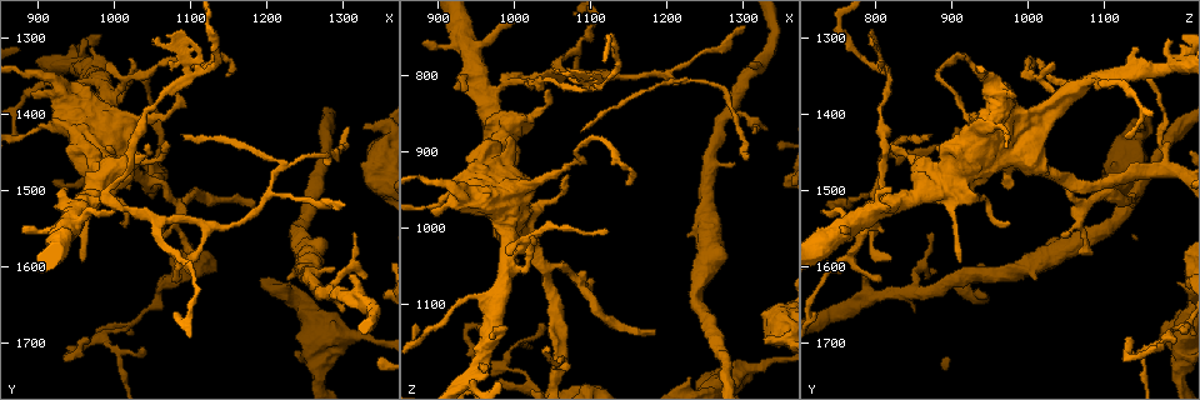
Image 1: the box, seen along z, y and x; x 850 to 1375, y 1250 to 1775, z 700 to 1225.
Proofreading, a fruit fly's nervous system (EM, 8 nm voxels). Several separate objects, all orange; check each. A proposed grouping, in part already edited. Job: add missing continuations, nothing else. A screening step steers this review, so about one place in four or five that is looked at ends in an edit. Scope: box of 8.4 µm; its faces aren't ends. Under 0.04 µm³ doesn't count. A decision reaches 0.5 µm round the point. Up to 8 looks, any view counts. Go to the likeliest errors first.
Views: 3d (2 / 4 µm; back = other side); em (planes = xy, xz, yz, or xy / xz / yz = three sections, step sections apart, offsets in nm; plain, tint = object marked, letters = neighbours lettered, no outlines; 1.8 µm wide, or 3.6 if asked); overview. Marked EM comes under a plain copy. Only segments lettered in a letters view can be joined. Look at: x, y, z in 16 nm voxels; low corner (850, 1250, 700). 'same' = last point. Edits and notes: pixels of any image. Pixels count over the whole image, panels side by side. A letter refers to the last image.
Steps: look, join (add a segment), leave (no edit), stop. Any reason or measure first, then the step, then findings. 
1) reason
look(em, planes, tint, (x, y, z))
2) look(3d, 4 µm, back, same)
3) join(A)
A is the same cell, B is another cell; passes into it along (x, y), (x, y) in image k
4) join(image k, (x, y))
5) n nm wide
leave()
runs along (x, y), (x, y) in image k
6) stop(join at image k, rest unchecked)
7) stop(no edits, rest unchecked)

stops while still wide
look(em, planes, letters, (1330, 1420, 1150))

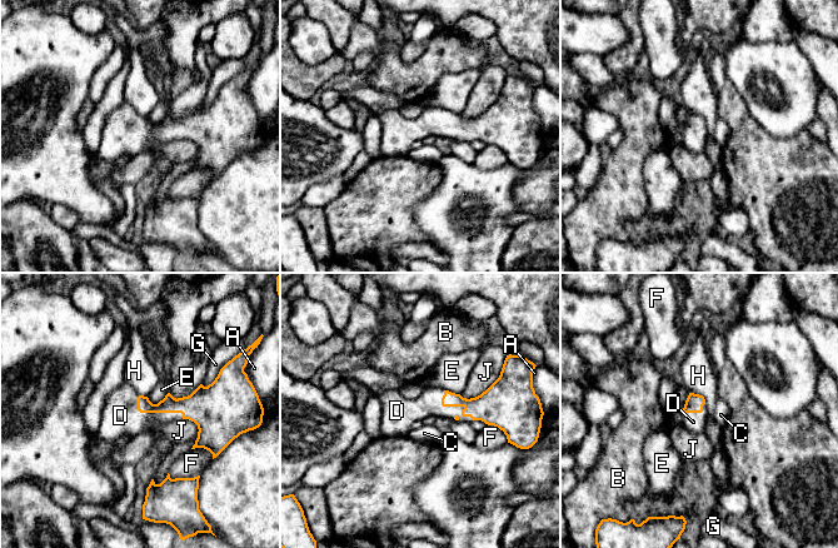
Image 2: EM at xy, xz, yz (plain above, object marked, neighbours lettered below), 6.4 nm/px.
join(D)
D is the same cell, A, B, C, E, F, G, H and J are other cells; passes into it along (193, 407), (155, 412), (120, 416) in image 2; the cell continues

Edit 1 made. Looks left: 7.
look(overview)

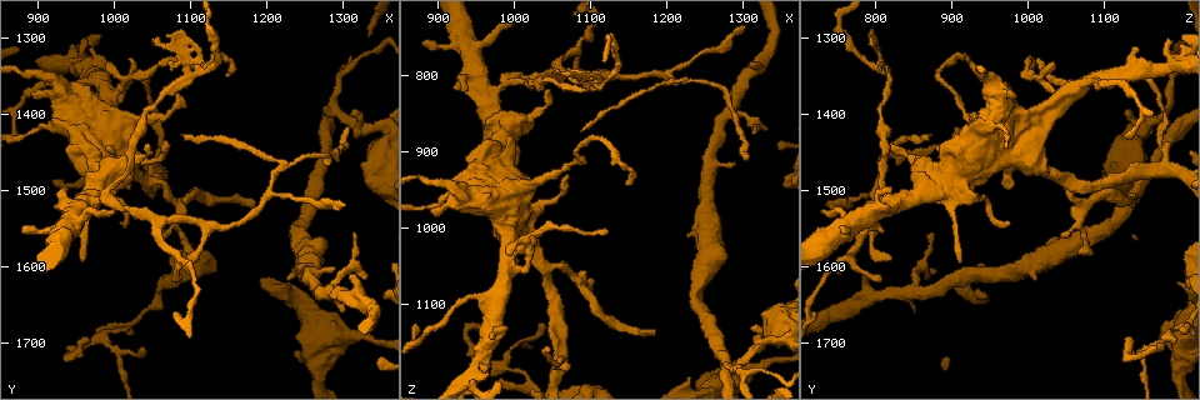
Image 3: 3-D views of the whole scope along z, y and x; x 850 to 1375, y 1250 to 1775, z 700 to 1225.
calibre changes
look(em, xy, step 8, tint, (990, 1410, 985))

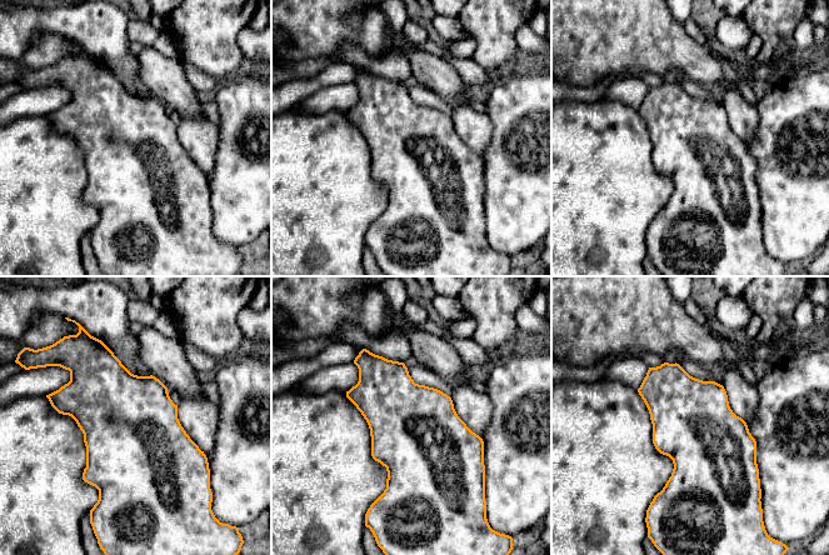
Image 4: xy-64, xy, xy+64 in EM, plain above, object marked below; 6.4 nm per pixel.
look(em, planes, letters, same)

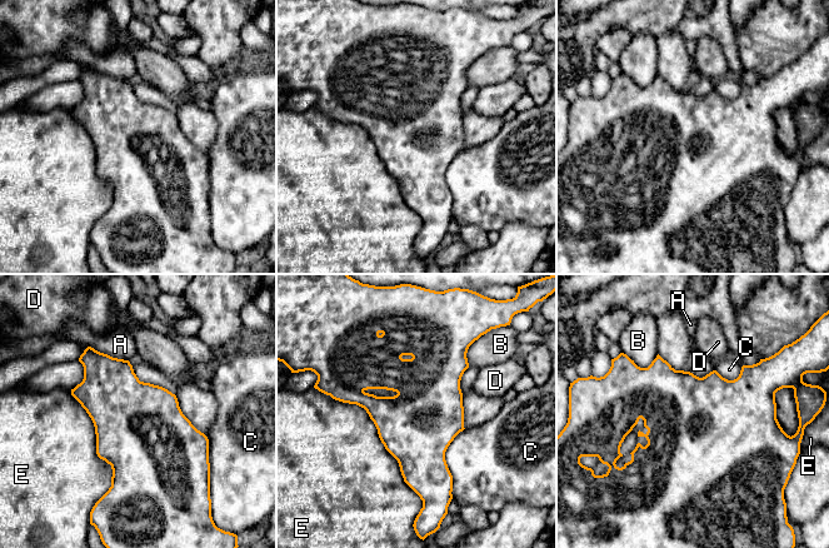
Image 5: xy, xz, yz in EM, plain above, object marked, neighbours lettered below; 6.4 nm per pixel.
leave()
A, B, C, D and E are other cells; border along (331, 397), (365, 410), (423, 501) in image 5; no lettered segment goes on from it

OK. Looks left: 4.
an open end
look(3d, 4 µm, (1185, 1515, 1135))

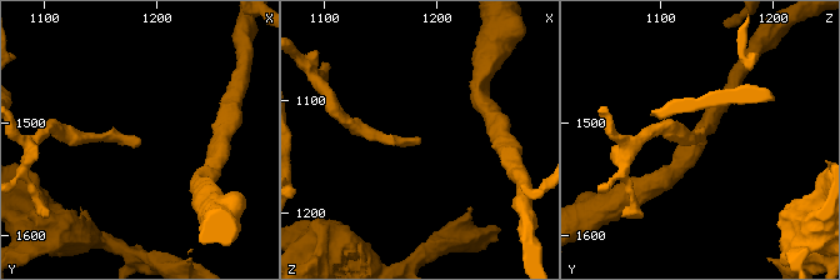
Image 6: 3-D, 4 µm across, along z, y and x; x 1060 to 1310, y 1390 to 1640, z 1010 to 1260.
now the EM
look(em, planes, letters, (1184, 1518, 1136))

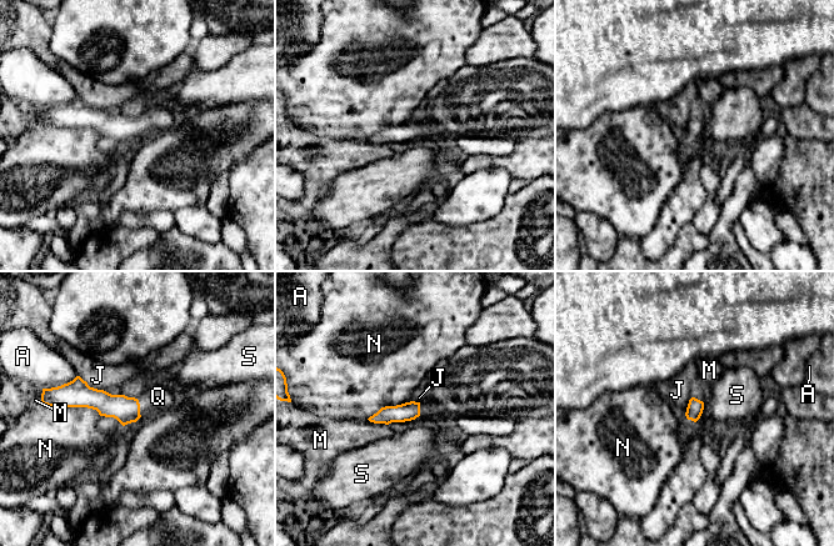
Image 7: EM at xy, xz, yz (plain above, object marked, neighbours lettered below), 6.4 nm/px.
join(Q)
Q is the same cell, A, J, M, N and S are other cells; passes into it along (126, 410), (139, 407), (158, 396) in image 7; the cell continues

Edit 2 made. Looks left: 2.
stops while still wide
look(3d, 2 µm, (935, 1500, 825))

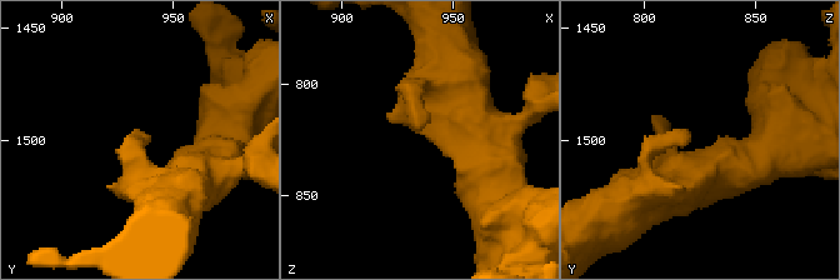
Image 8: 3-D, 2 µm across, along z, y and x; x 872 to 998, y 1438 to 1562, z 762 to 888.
look(em, 3.6 µm, planes, letters, (935, 1498, 821))

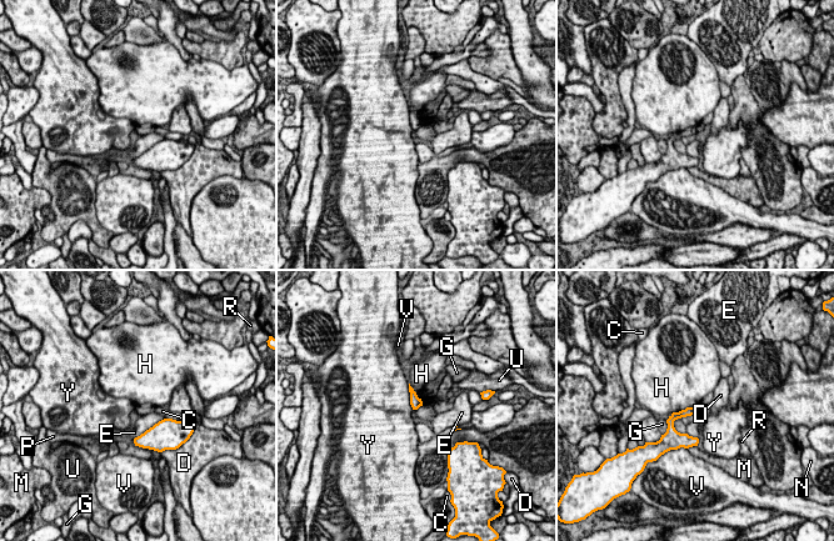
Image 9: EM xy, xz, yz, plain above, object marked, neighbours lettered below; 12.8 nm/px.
leave()
C, D, E, G, H, M, N, P, R, U, V and Y are other cells; border along (408, 384), (409, 404), (413, 410) in image 9; no lettered segment goes on from it

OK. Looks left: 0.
stop(join at image 2, join at image 7, rest unchecked)

